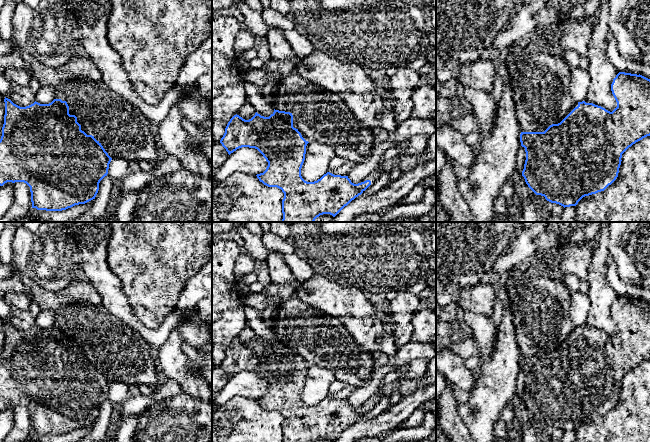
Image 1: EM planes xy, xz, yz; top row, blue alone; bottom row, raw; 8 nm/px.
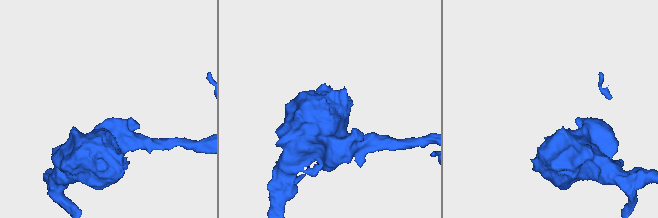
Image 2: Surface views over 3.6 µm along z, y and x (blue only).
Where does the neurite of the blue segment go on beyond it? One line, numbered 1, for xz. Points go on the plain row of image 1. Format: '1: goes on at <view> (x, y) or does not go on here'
1: does not go on here

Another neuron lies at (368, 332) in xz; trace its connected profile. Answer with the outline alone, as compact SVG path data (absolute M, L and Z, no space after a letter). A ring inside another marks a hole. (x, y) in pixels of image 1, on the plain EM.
M374 317L344 318L343 323L355 341L366 351L380 350L394 357L399 348L392 335L385 336L384 322Z

